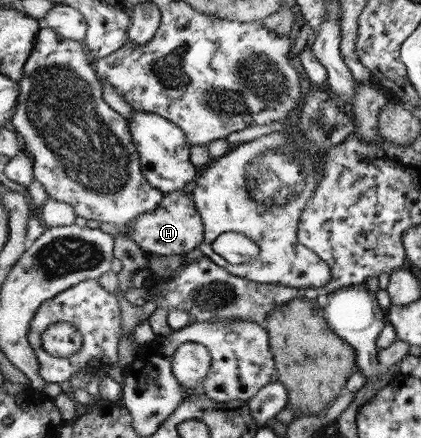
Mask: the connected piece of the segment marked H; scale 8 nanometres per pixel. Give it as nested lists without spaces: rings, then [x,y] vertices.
[[[177,190],[169,192],[153,211],[140,215],[126,227],[127,237],[135,241],[147,257],[151,255],[182,255],[195,249],[205,237],[202,217],[194,204],[191,191]]]

